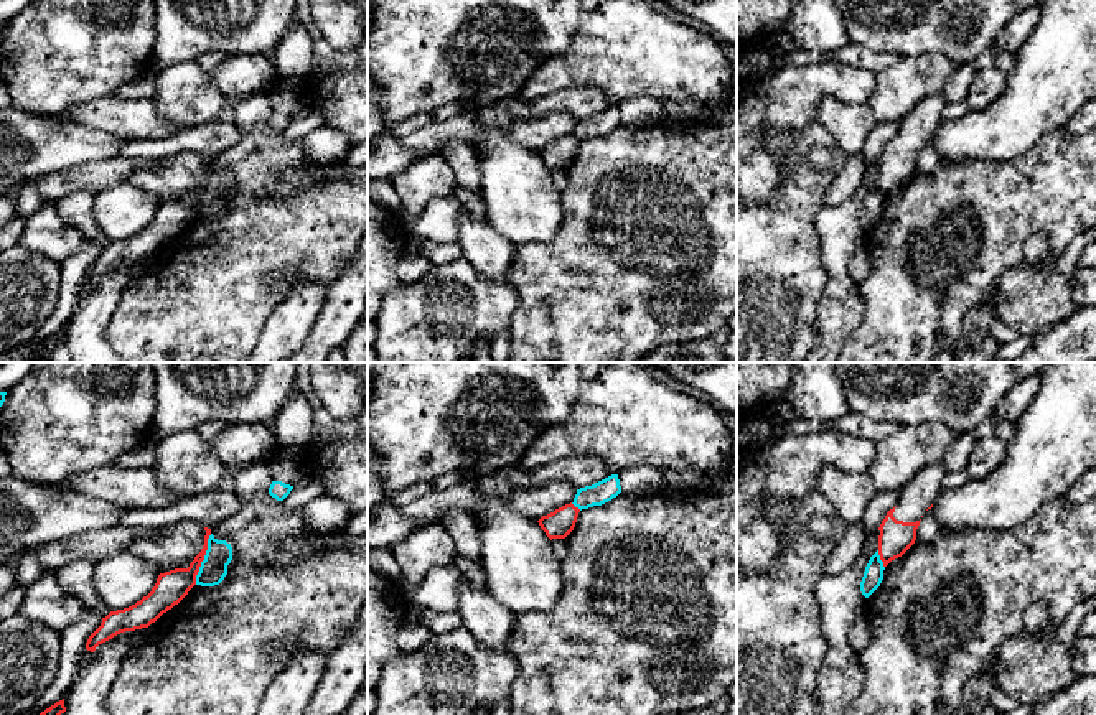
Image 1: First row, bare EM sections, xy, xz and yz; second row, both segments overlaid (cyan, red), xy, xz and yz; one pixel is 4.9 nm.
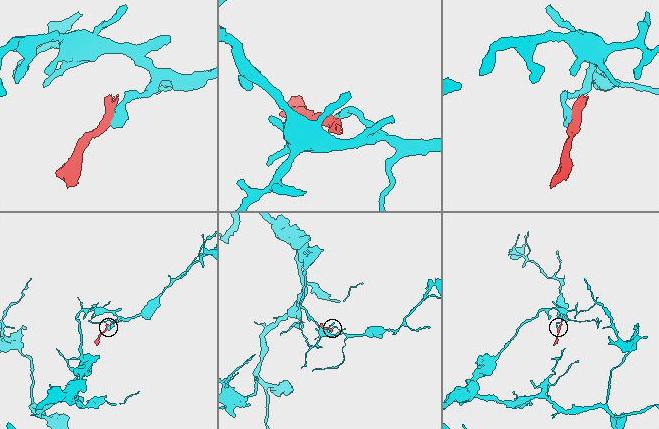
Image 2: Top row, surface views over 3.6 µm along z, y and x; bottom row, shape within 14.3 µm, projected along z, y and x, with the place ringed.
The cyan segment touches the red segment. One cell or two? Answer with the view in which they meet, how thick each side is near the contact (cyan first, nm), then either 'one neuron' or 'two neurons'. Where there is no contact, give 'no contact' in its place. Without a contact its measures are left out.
xy | 130/160 nm | two neurons

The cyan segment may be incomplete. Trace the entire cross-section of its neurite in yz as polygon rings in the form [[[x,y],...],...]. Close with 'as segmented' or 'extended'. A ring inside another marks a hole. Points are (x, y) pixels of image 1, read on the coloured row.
[[[878,550],[870,557],[862,582],[860,591],[865,598],[869,598],[882,583],[883,580],[883,562],[880,560]]] | as segmented

